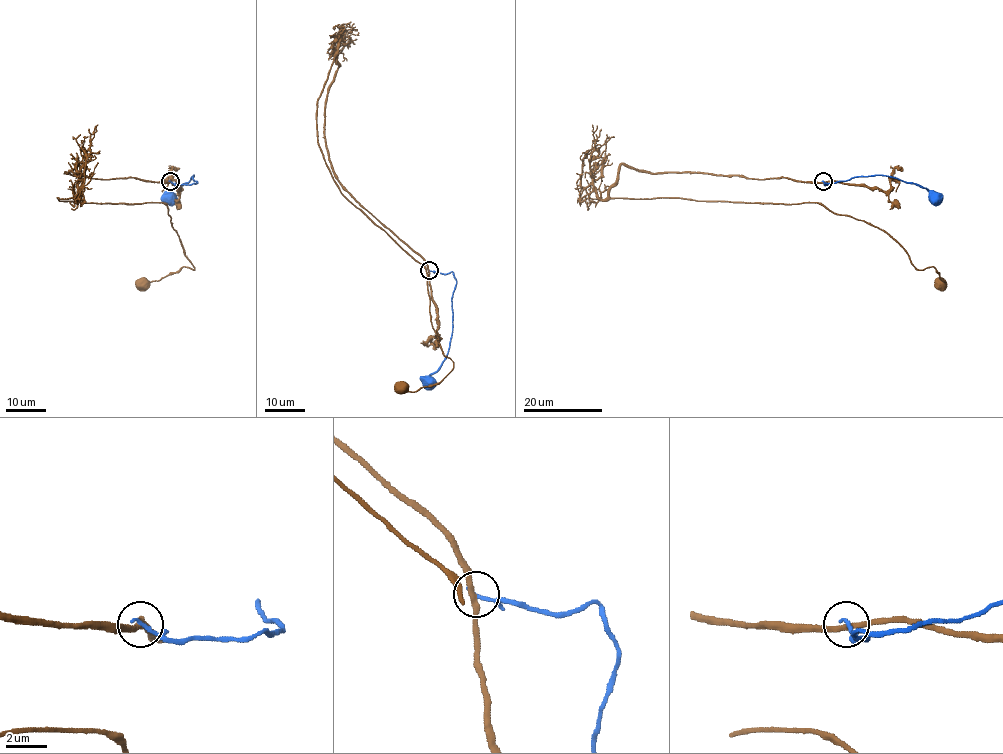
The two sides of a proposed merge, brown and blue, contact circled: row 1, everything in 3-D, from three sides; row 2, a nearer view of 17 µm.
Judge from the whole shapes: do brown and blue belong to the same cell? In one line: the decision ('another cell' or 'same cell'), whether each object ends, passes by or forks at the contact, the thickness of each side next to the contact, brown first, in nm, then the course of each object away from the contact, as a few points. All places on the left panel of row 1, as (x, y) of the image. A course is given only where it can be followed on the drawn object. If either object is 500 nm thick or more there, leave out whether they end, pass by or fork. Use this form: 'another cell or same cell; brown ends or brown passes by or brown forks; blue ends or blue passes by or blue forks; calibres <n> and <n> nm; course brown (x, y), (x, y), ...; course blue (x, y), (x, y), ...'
another cell; brown passes by; blue ends; calibres 280 and 200 nm; course brown (170, 182), (66, 172), (77, 164), (76, 196), (58, 198), (168, 207), (194, 270), (182, 267), (143, 285); course blue (170, 182), (176, 185), (197, 183), (193, 175), (188, 182), (175, 188), (171, 192), (172, 205)

